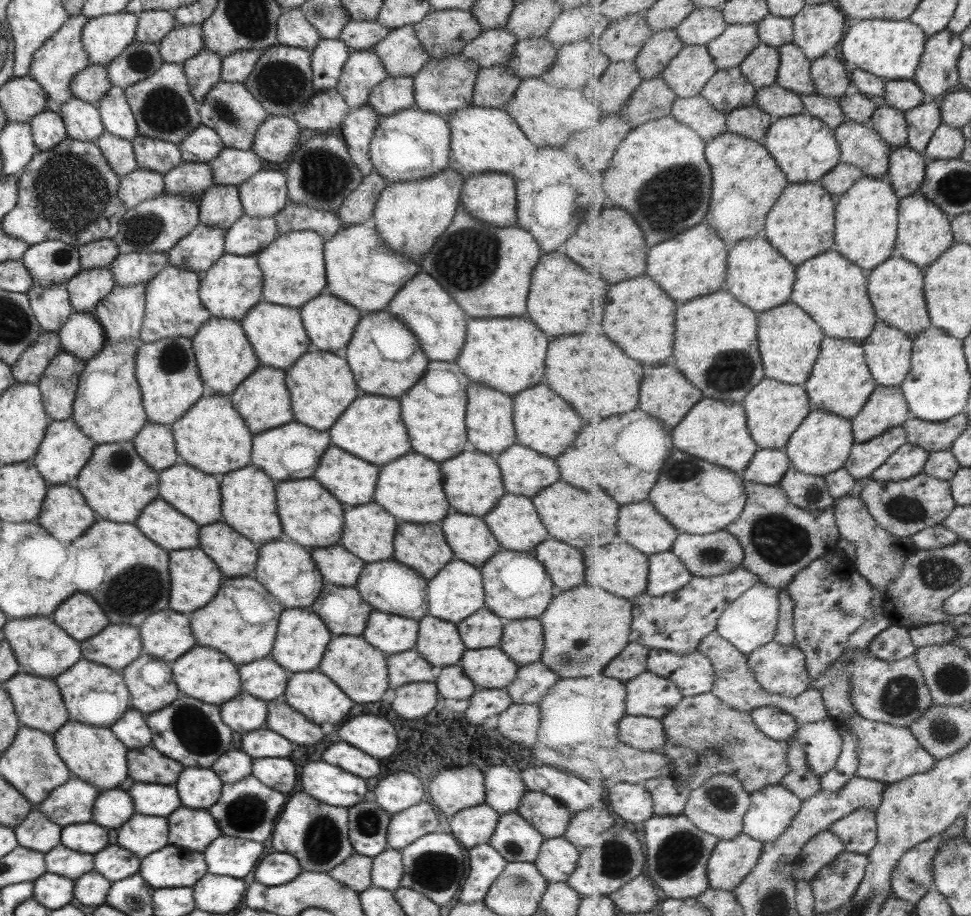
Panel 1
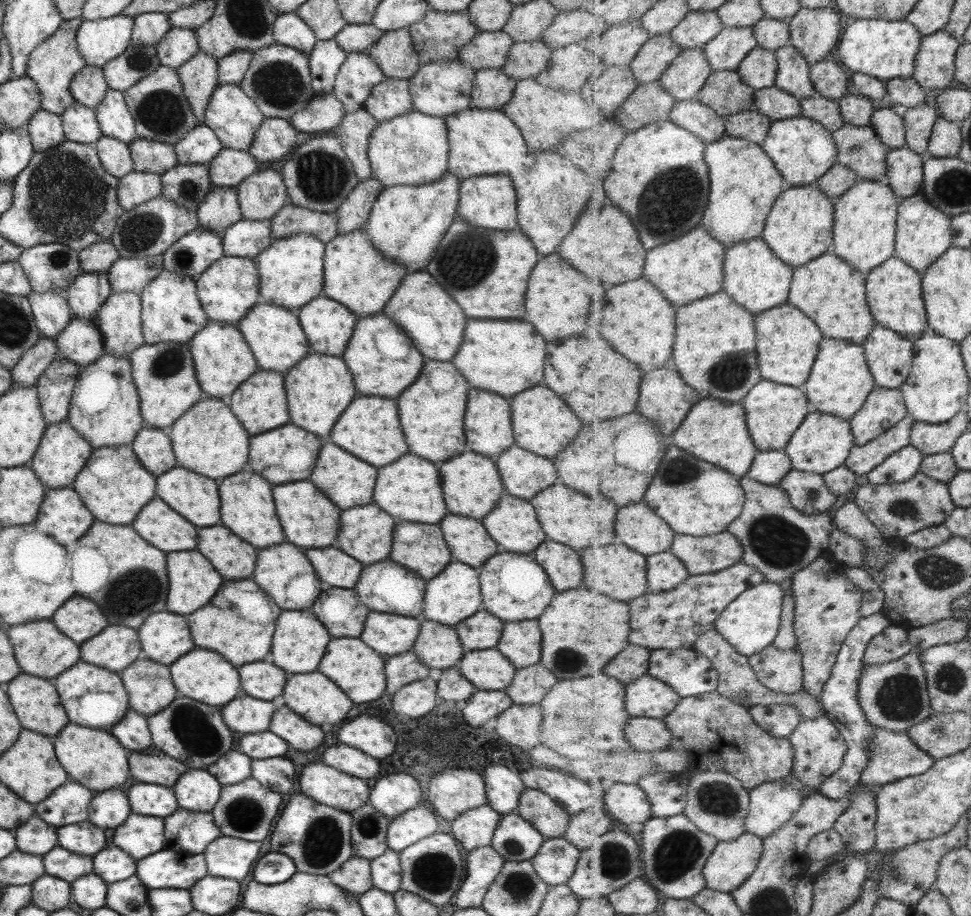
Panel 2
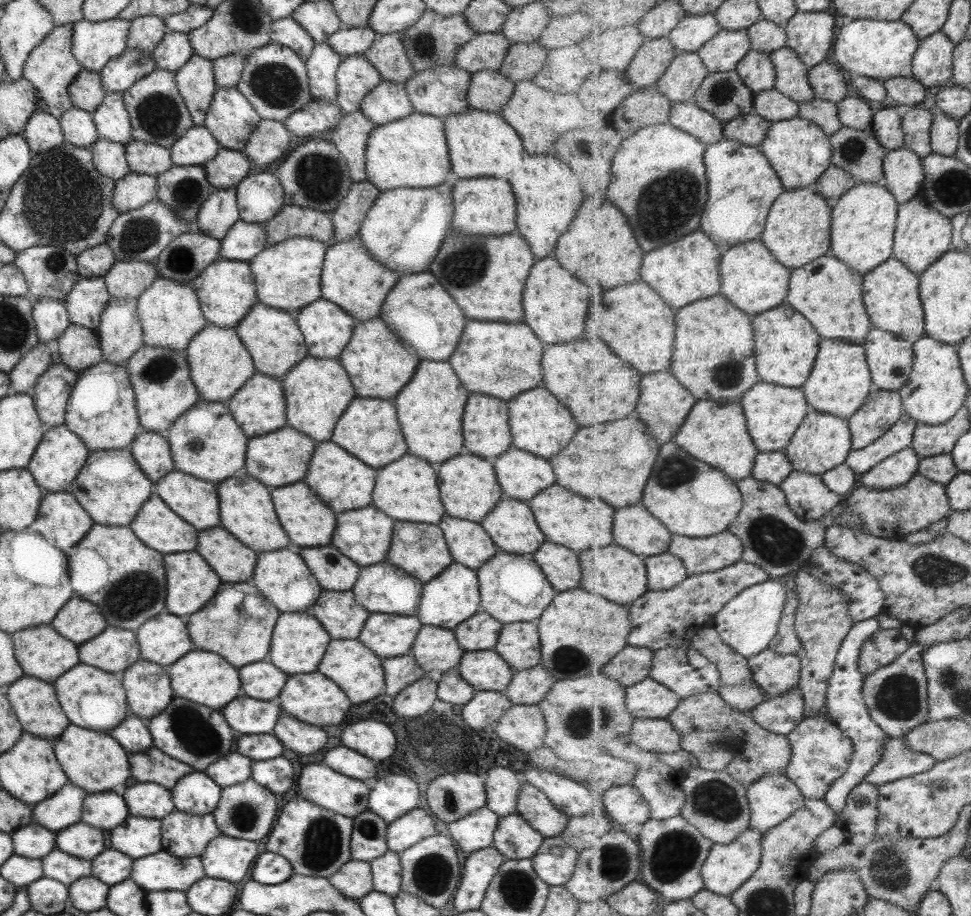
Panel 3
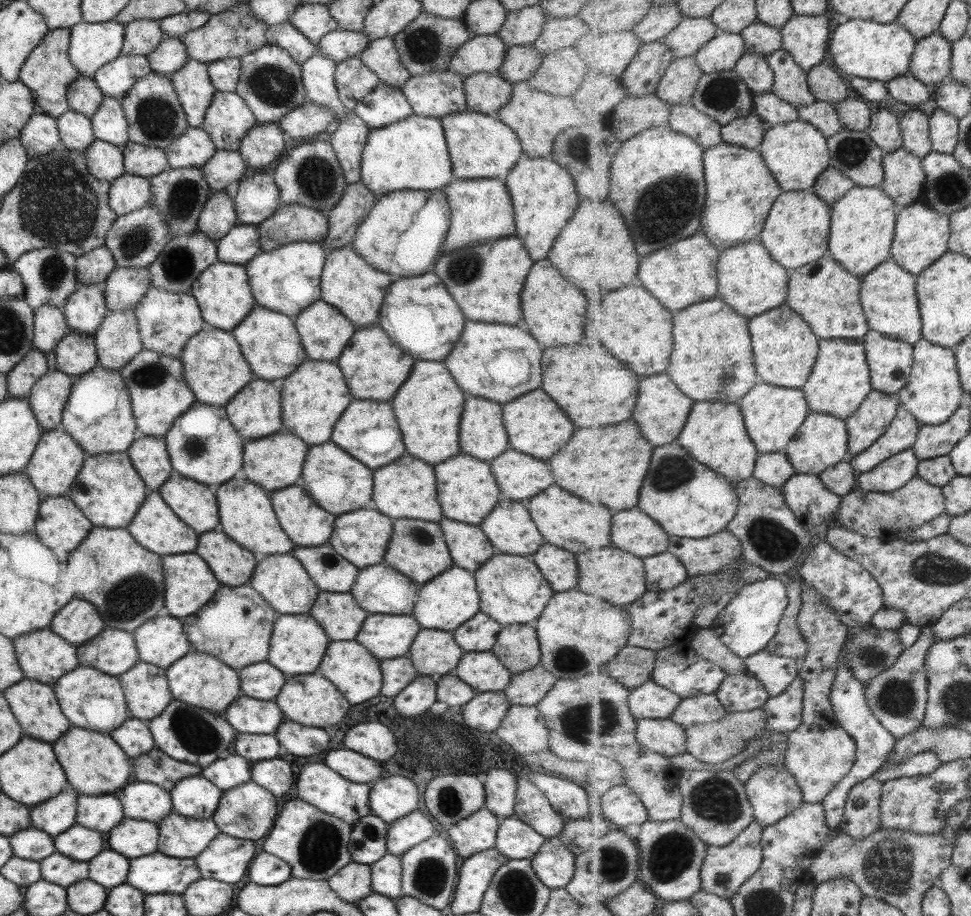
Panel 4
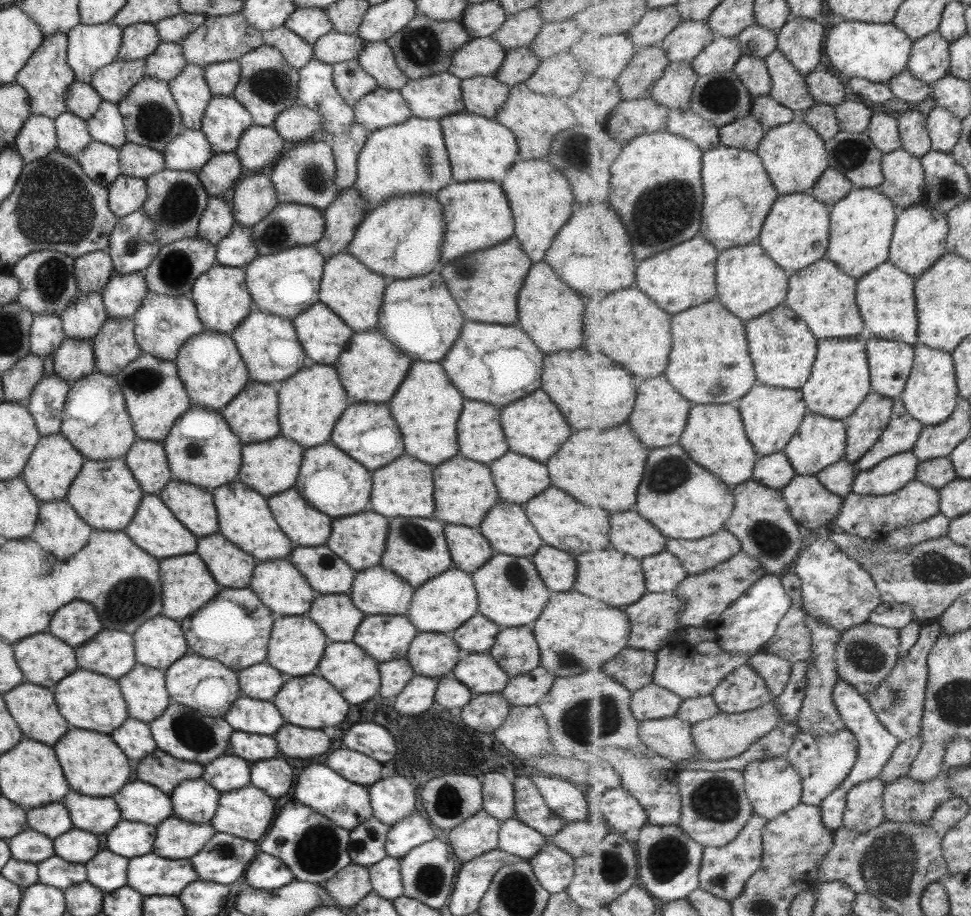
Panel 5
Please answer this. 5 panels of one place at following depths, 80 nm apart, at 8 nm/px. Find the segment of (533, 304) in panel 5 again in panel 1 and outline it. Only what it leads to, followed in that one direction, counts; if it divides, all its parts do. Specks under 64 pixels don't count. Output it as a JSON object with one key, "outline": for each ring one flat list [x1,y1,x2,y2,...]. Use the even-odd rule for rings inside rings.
{"outline":[[559,252,543,254,533,268,529,294,527,294,527,316,535,326,549,336,581,334,593,328,603,328,603,316,607,306,607,282,603,276,583,272,567,256]]}

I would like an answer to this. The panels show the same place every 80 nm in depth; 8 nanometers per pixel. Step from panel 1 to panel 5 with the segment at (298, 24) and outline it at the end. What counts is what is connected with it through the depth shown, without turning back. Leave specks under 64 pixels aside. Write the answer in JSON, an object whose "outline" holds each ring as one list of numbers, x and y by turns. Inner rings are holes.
{"outline":[[284,26,262,31,262,41,263,45,276,48,283,60,297,71,313,57,312,45,301,40]]}

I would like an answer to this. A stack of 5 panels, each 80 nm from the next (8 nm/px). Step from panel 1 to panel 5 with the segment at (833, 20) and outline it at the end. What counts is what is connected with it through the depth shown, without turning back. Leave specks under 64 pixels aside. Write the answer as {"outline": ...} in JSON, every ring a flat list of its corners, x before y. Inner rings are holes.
{"outline":[[789,18,778,32,778,50,806,76,821,66,829,26,809,18]]}

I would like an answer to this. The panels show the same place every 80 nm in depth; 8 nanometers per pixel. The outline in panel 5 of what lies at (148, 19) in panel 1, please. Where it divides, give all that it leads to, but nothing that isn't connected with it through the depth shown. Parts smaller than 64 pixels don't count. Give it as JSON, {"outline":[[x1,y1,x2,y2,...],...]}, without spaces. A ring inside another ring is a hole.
{"outline":[[137,23,122,29,116,60,141,60,153,53,161,42,153,24]]}

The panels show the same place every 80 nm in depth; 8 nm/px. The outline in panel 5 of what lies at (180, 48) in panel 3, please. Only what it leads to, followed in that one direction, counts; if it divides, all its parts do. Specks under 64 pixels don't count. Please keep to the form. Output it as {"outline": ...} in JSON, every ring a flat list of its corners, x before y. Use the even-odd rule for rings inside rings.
{"outline":[[160,42,153,53,144,58,144,76,168,82,185,66,179,44]]}

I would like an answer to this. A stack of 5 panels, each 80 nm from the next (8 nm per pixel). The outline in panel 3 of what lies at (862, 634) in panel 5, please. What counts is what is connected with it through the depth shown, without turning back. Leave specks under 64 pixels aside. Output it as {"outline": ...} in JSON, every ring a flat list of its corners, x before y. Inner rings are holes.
{"outline":[[881,629,868,638,861,654,860,671,865,675,871,674,900,659,911,647,901,629]]}

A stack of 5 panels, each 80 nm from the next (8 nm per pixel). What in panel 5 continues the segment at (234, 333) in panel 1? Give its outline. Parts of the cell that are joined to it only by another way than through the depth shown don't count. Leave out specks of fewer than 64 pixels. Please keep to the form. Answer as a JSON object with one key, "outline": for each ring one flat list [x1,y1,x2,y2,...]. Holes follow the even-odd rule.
{"outline":[[204,329,181,345,173,360,191,406,222,409,249,382,246,366,227,333]]}

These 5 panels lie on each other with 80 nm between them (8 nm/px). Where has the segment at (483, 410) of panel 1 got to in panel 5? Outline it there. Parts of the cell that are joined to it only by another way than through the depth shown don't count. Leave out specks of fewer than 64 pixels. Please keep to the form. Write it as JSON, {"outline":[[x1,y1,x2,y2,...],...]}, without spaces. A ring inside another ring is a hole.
{"outline":[[464,400,457,420,459,454,467,460,489,464,508,451,500,422,500,408,492,404]]}

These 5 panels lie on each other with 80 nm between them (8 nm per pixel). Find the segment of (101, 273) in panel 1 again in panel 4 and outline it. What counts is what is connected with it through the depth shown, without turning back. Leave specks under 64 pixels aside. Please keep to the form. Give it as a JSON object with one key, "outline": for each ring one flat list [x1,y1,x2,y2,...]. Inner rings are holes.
{"outline":[[79,283,75,292,66,298,61,311,67,331,94,335,109,310,105,306,101,285]]}

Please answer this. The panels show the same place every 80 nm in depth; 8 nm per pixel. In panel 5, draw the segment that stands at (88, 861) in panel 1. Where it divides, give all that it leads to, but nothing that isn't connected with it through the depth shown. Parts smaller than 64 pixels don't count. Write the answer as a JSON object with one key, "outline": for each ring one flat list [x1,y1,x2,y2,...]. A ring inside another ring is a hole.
{"outline":[[56,855,39,862,36,871,37,883,59,888,62,891,86,880,83,864,71,864]]}

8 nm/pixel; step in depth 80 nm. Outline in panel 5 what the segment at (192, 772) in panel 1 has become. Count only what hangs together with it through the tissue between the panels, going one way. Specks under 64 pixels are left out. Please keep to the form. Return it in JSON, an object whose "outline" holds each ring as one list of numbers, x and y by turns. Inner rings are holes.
{"outline":[[203,779,182,780,170,794,172,816,191,824,210,822,220,792]]}

